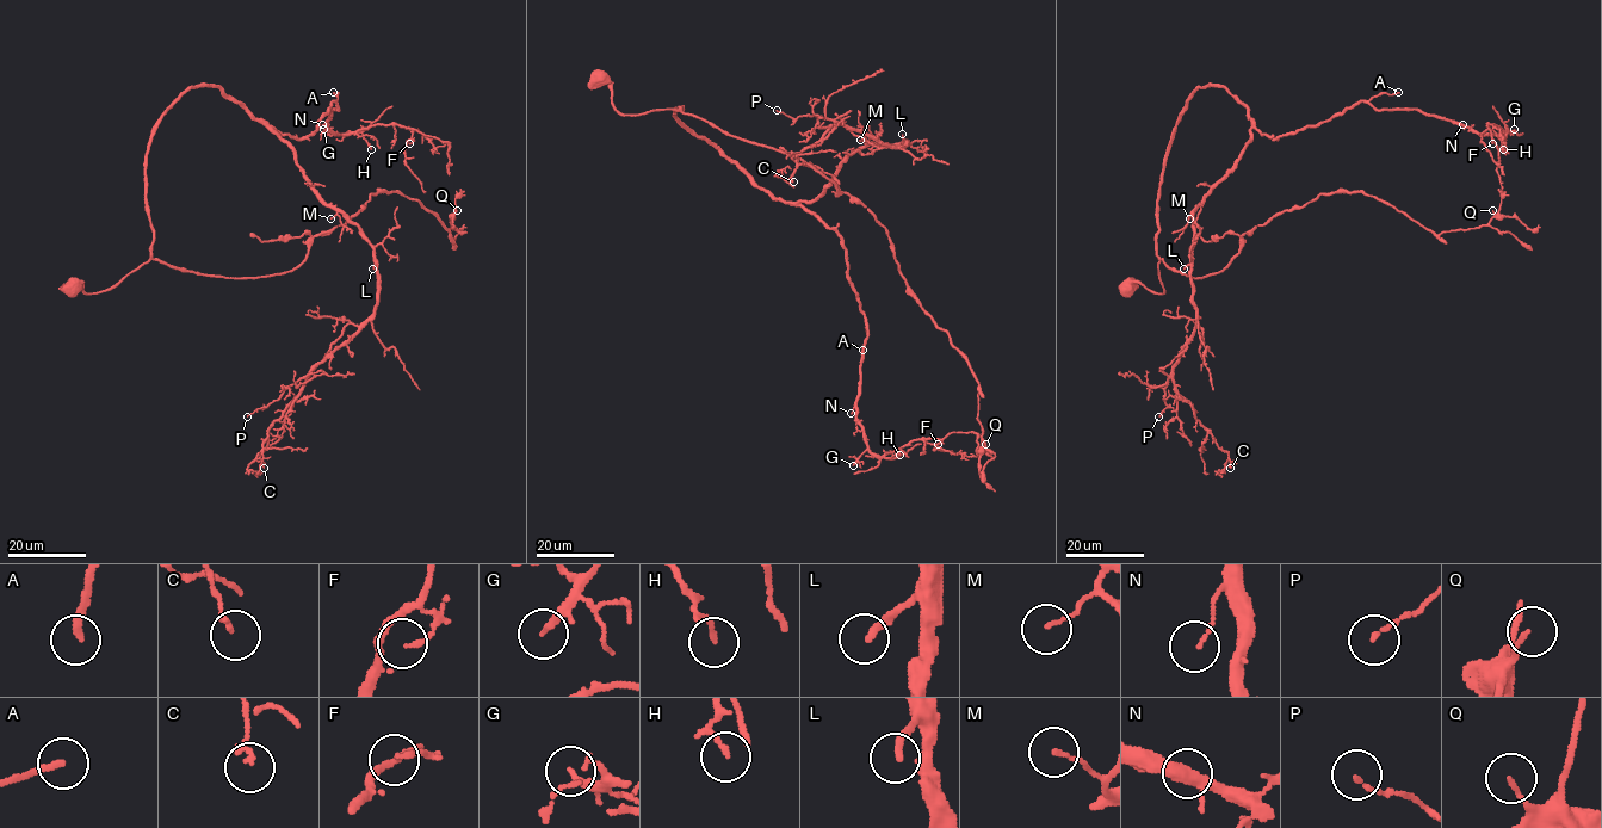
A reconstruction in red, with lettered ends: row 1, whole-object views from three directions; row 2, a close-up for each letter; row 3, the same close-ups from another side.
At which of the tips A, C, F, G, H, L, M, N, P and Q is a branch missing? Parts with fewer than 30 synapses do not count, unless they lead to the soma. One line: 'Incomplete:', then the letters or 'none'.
Incomplete: none

